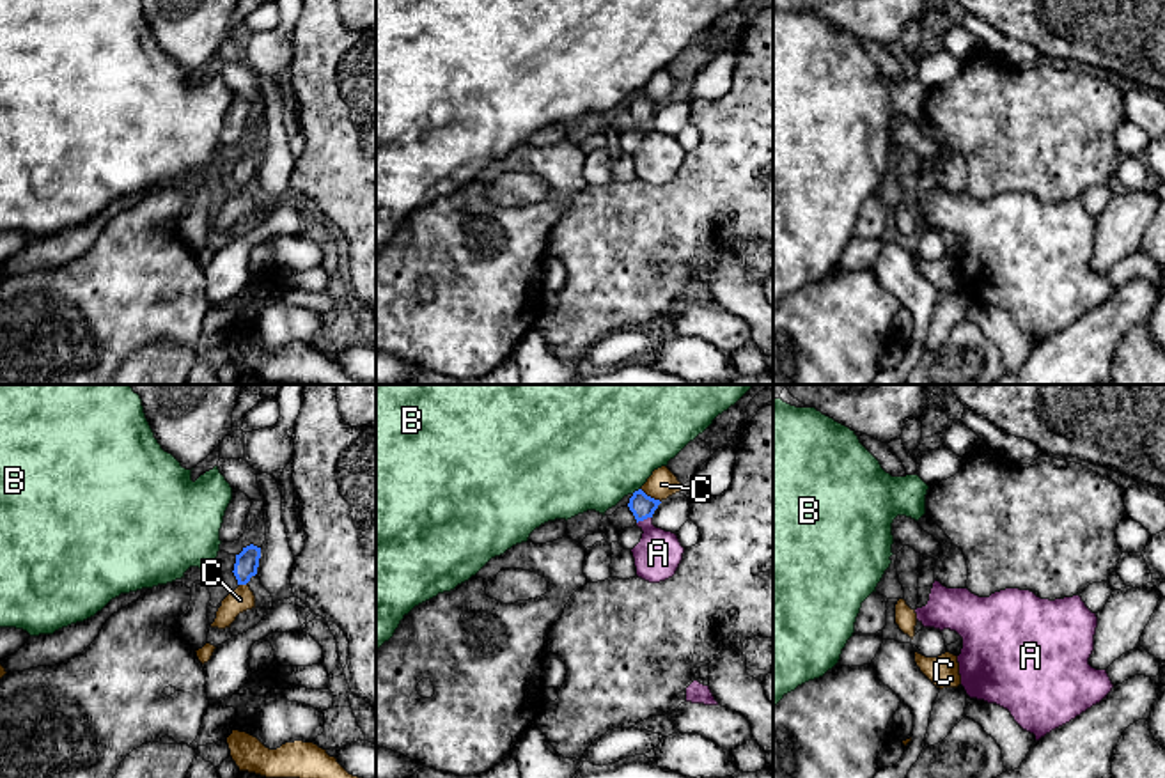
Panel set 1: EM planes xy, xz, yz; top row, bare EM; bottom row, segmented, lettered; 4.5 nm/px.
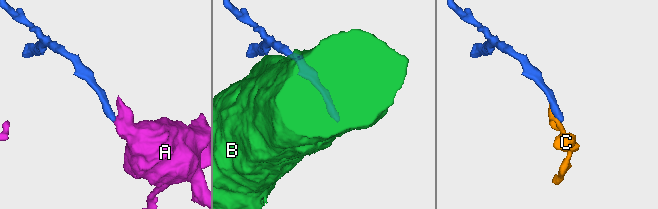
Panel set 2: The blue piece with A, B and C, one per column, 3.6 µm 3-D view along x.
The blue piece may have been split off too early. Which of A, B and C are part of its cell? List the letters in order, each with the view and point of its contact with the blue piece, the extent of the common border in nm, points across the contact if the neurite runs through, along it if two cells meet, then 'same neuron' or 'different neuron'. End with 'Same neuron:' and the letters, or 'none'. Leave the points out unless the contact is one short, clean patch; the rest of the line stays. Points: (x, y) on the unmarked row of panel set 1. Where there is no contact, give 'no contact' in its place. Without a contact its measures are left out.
A: meets blue in xz at (644, 121); contact 80 nm long; runs through xz (642, 108), (644, 121), (658, 156); same neuron
B: meets blue in xz at (635, 94); contact 50 nm long; different neuron
C: meets blue in xz at (649, 100); contact 120 nm long; border along xz (641, 91), (660, 105); different neuron
Same neuron: A

